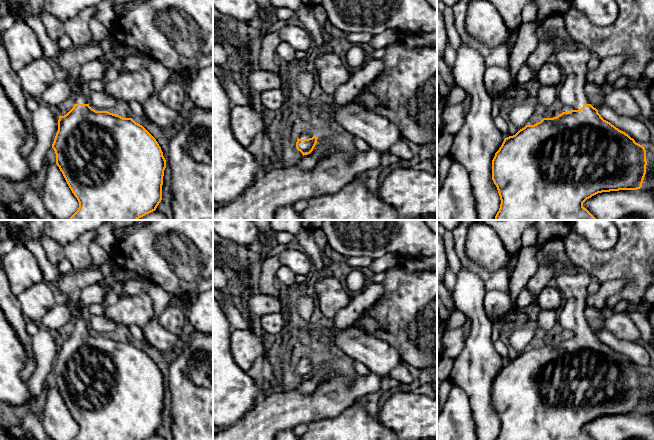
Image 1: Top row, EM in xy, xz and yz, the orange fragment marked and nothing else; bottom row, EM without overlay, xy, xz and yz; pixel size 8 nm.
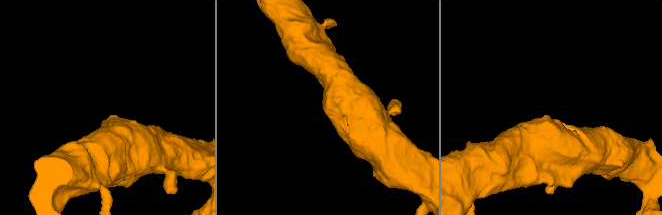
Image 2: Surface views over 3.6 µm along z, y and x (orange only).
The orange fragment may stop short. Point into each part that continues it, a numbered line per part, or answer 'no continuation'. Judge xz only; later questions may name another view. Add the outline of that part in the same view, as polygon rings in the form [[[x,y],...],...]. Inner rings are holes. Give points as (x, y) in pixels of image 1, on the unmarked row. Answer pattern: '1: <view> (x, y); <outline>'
1: xz (308, 355); [[[303,347],[303,352],[299,357],[299,363],[309,363],[316,359],[316,352],[311,347]]]

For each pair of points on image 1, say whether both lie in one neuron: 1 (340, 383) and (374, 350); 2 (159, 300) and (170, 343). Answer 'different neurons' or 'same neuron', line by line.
1: different neurons
2: same neuron

